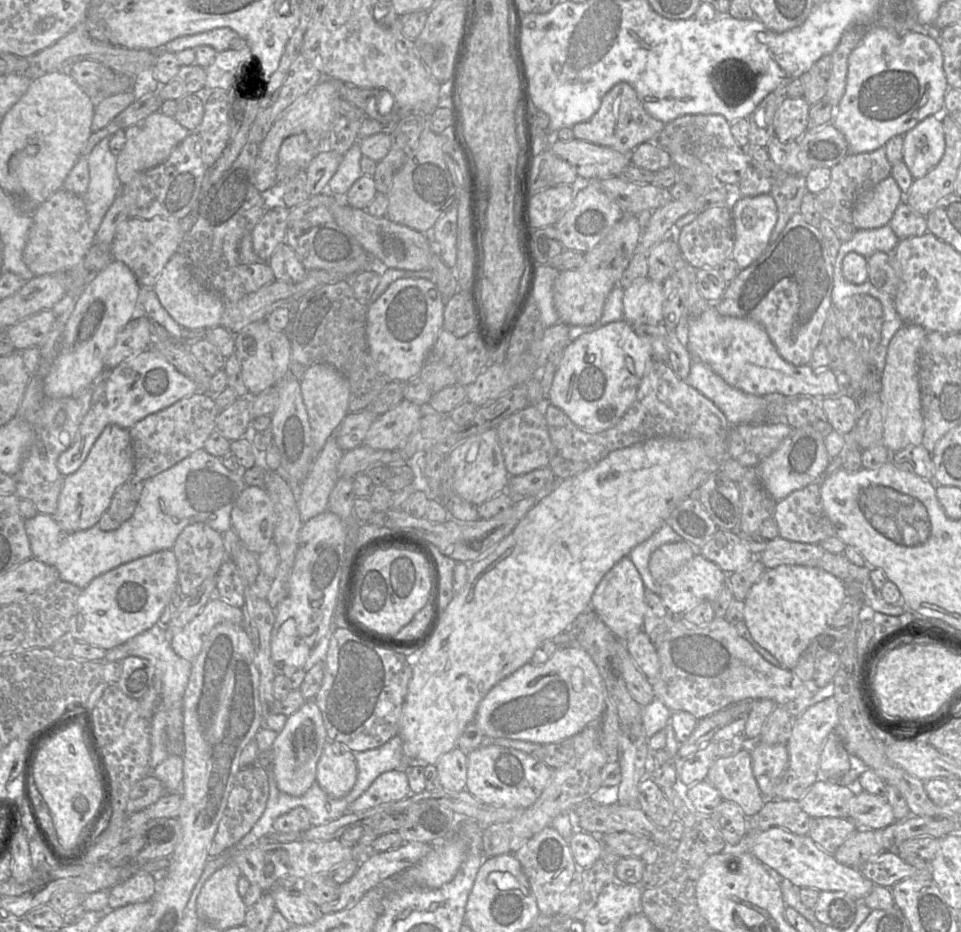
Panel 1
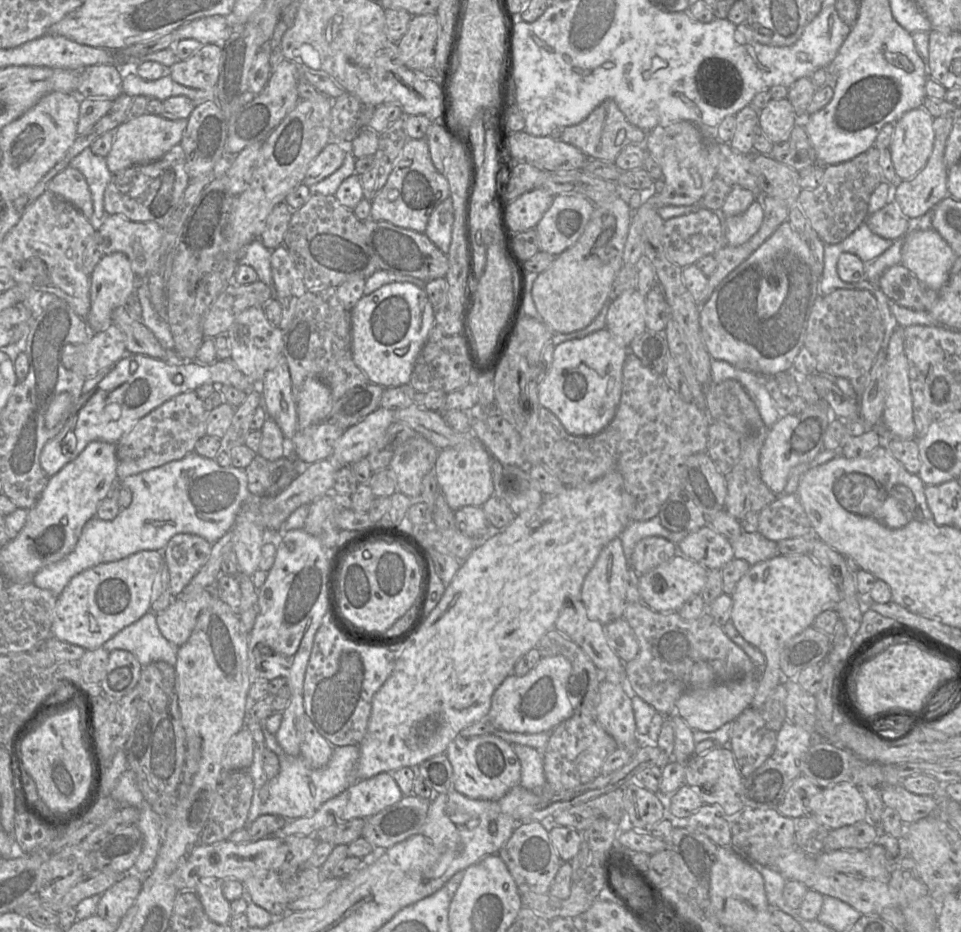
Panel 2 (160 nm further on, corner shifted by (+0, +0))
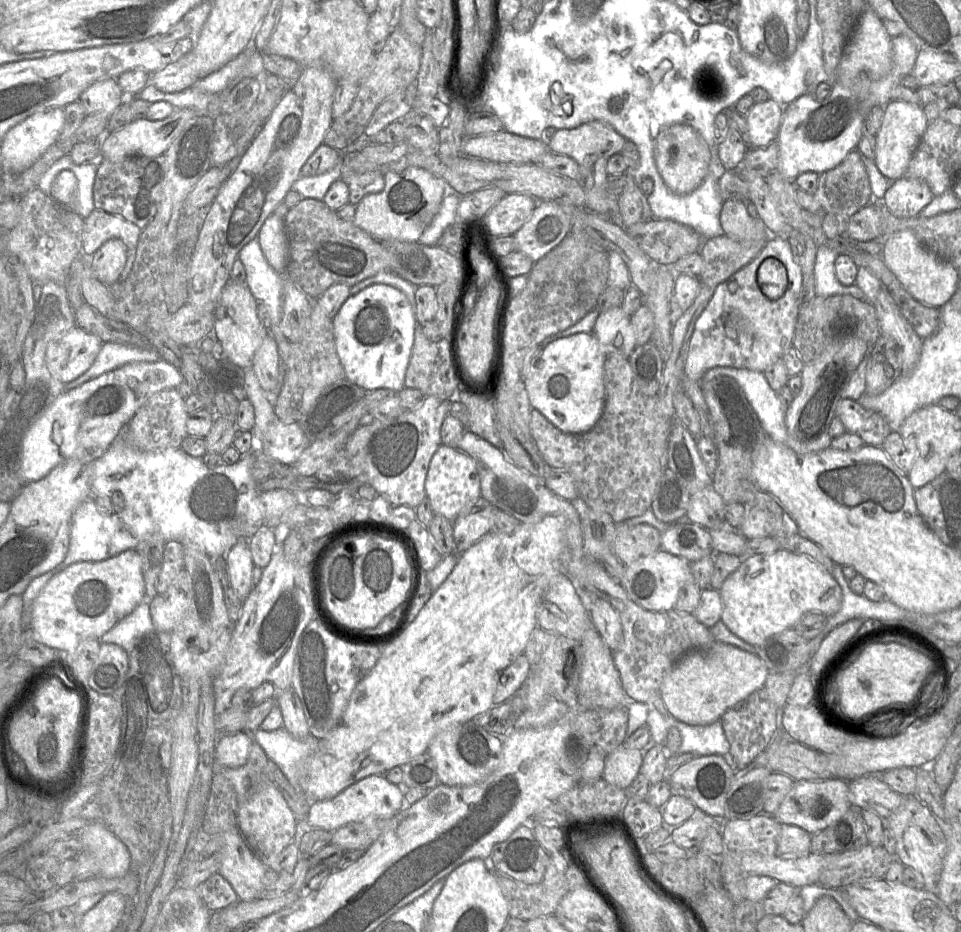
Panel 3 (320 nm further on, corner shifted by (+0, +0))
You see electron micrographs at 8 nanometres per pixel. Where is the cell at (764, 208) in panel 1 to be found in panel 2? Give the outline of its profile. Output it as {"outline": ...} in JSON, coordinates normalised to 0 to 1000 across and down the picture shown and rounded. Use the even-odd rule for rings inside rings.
{"outline":[[[789,212],[774,229],[754,234],[754,260],[760,264],[774,262],[790,247],[794,233],[792,212]]]}

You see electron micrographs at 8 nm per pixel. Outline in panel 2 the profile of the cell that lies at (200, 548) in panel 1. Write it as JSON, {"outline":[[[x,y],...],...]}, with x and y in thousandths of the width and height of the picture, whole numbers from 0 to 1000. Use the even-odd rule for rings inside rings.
{"outline":[[[187,572],[181,574],[170,589],[176,614],[177,634],[186,638],[215,603],[221,584],[209,575]]]}

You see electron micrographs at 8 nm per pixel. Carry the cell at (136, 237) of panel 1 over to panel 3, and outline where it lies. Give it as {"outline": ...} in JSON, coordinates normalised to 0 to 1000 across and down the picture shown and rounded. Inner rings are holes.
{"outline":[[[98,224],[87,236],[85,271],[96,275],[111,258],[125,256],[132,268],[142,269],[147,246],[126,232]]]}

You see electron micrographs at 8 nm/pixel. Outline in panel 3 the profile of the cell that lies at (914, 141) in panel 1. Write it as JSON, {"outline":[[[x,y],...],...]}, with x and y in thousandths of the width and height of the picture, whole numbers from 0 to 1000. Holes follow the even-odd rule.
{"outline":[[[926,107],[920,115],[920,126],[913,144],[909,175],[927,195],[939,190],[966,135],[959,112]]]}

